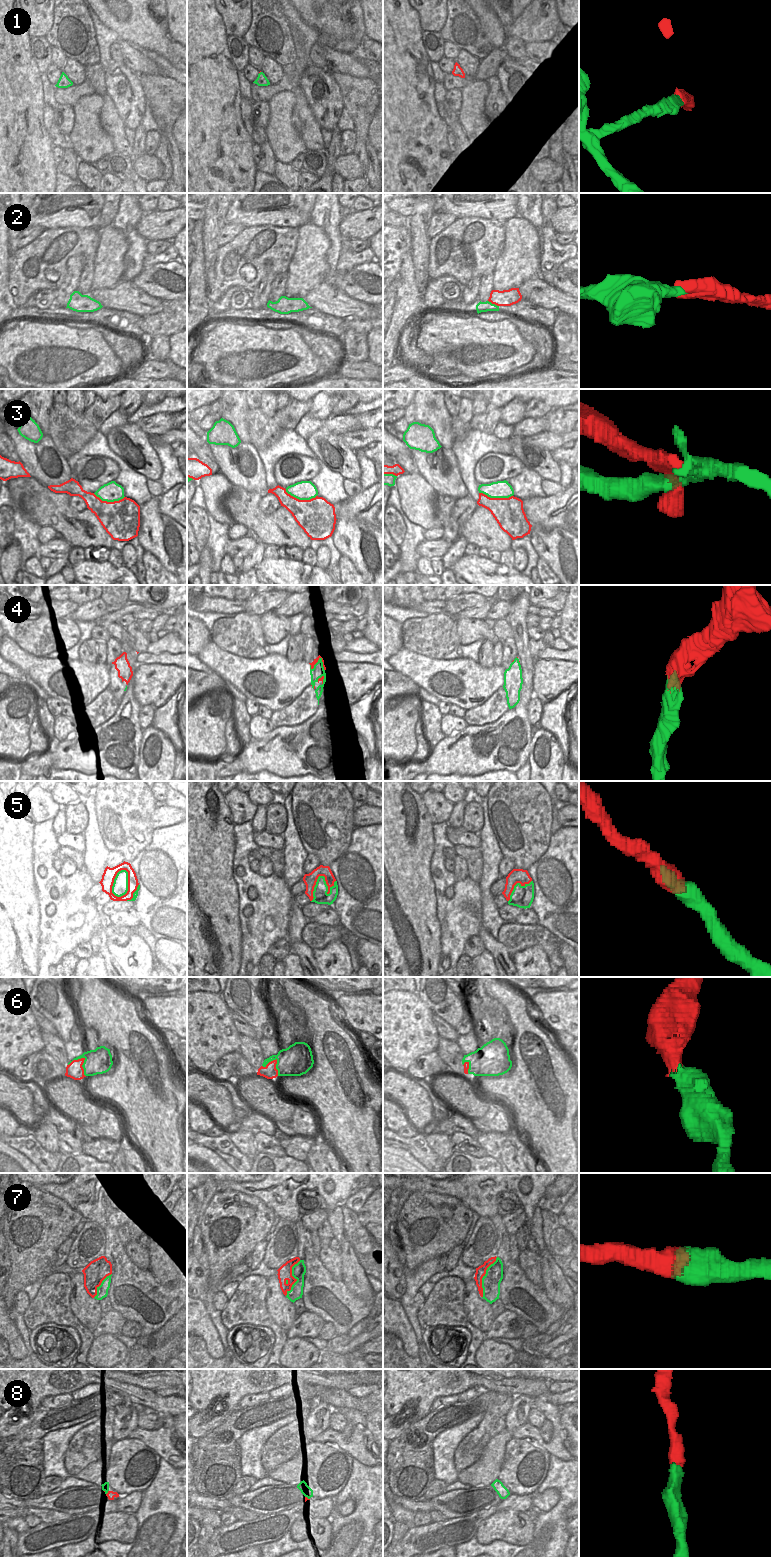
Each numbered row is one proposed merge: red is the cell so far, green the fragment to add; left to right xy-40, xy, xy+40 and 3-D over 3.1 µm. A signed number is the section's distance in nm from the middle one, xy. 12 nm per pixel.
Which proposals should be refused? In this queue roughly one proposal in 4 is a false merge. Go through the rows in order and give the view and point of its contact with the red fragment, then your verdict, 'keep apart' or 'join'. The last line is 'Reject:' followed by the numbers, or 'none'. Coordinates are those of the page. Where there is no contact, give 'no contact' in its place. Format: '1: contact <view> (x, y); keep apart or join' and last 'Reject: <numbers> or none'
1: no contact; keep apart
2: contact xy+40 (493, 303); join
3: contact xy+40 (496, 498); keep apart
4: contact xy (316, 662); join
5: contact xy-40 (128, 885); join
6: contact xy-40 (83, 1062); join
7: contact xy+40 (482, 1277); join
8: contact xy-40 (108, 1492); join
Reject: 1, 3

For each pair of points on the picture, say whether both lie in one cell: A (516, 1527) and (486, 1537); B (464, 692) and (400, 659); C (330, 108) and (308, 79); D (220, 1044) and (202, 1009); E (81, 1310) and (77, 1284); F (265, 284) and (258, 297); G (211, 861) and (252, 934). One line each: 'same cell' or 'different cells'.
A: same cell
B: same cell
C: same cell
D: same cell
E: same cell
F: same cell
G: different cells

